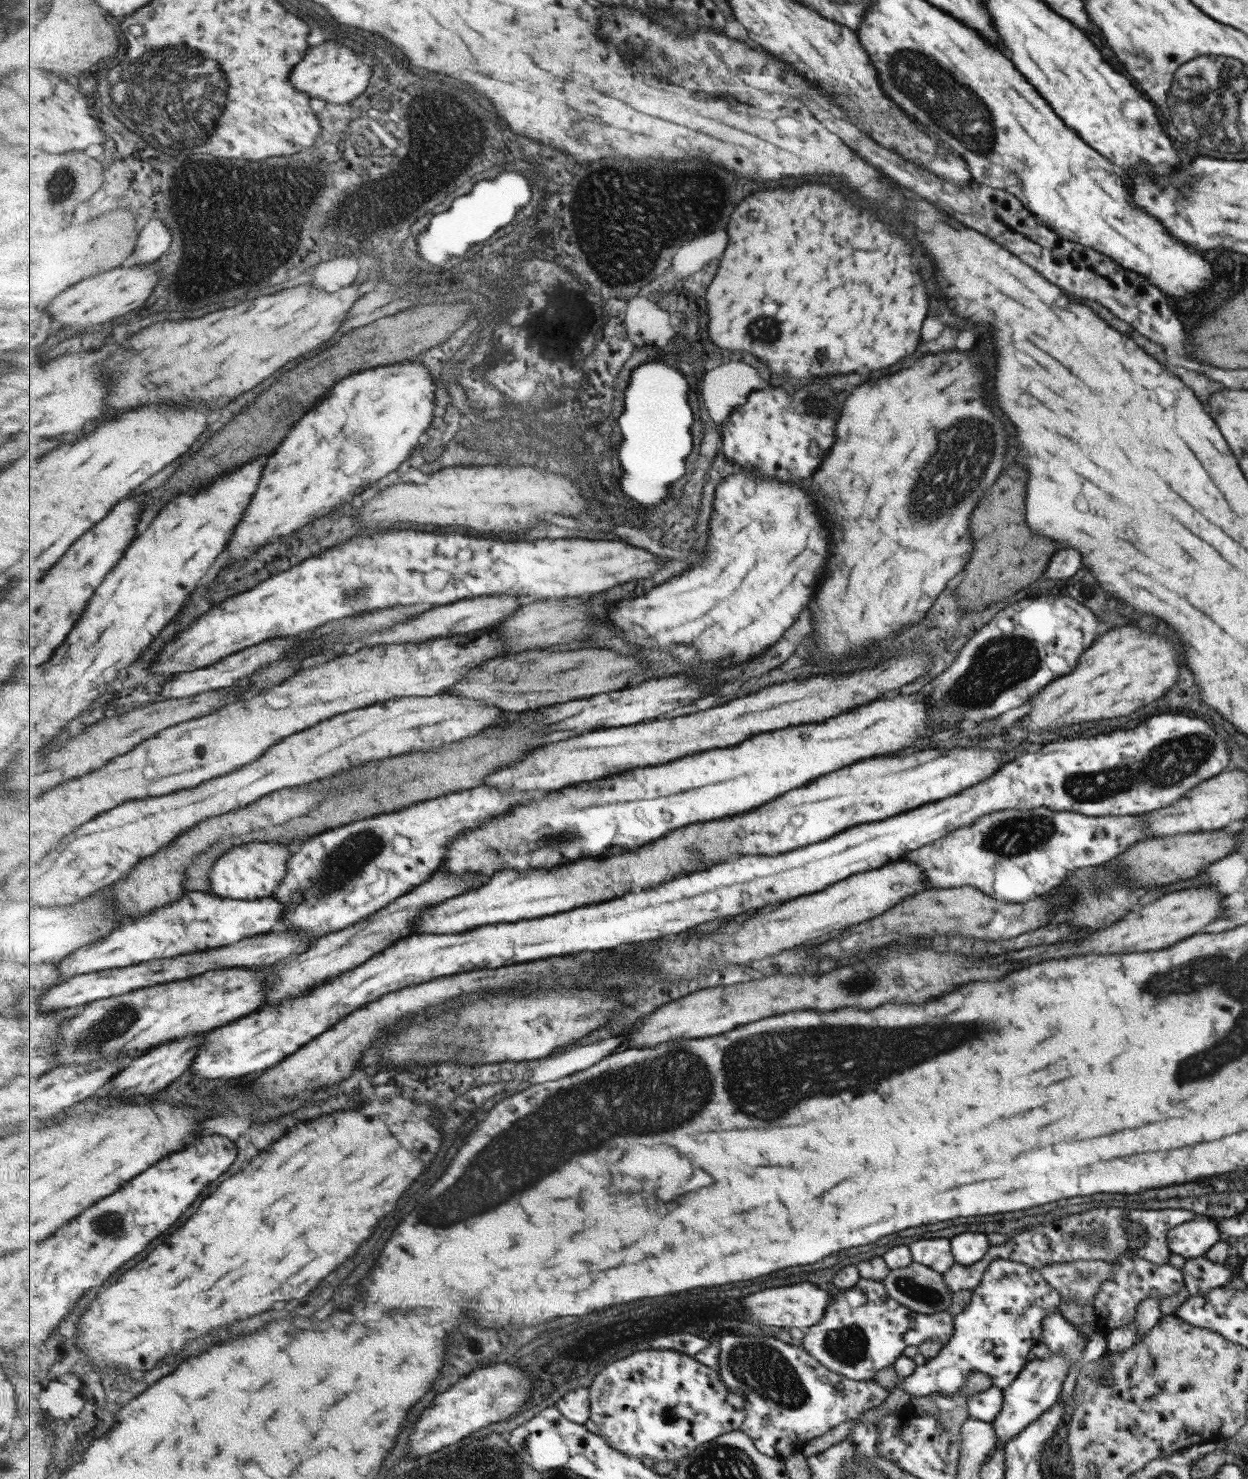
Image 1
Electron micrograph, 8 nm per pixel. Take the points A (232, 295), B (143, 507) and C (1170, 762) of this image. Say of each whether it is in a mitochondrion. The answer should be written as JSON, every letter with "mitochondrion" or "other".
{"A":"other","B":"other","C":"mitochondrion"}

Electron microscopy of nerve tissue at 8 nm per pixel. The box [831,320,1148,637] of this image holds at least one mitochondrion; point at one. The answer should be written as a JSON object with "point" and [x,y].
{"point":[953,474]}

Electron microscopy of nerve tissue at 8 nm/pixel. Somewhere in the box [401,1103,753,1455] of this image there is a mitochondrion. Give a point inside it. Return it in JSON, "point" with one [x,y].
{"point":[669,1414]}

